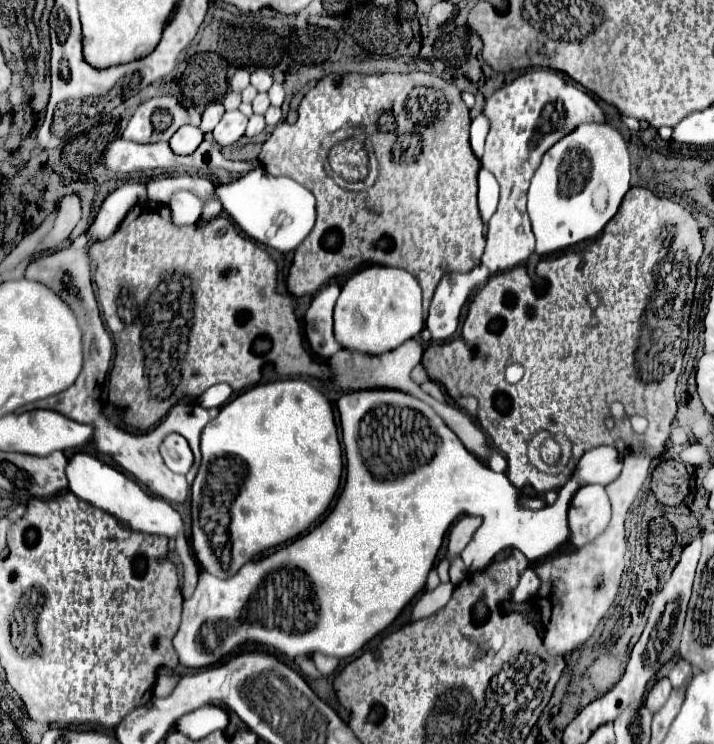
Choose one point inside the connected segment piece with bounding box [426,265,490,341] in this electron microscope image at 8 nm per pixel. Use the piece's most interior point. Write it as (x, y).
(451, 294)

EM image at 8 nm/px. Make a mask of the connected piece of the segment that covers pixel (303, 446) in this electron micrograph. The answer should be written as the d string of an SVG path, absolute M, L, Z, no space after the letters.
M301 378L284 379L274 383L256 385L242 395L238 395L234 401L226 403L218 417L210 421L210 425L202 431L202 455L242 455L250 475L246 477L246 483L242 491L238 493L238 499L234 499L230 509L230 543L232 543L232 561L230 569L218 567L218 559L214 559L210 551L210 539L202 535L202 529L198 527L198 513L194 513L192 519L192 535L190 543L196 551L196 557L204 563L204 567L216 575L216 577L230 577L234 575L244 563L254 559L266 549L272 549L280 543L286 543L288 539L298 537L304 533L330 505L334 499L340 477L342 477L342 447L338 441L338 429L334 423L334 411L328 401L328 397L317 387L312 386L309 380Z

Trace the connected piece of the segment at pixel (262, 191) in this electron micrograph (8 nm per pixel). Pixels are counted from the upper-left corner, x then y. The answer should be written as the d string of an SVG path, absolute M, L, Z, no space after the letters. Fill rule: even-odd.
M256 169L256 171L248 171L244 177L228 183L228 185L218 185L216 189L218 199L222 201L224 211L234 219L234 223L238 223L238 227L254 241L260 241L280 253L290 253L294 249L298 249L298 245L310 235L310 231L314 229L316 223L316 197L300 183L296 183L290 177L272 177L268 175L264 169ZM236 191L244 191L242 199L236 199Z

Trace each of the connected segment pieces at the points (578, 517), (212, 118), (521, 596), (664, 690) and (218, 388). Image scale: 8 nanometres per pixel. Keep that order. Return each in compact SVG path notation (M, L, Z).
M584 485L570 503L570 543L578 549L604 531L610 521L610 501L602 485Z
M210 103L210 105L206 107L206 111L202 113L200 129L202 129L204 133L212 131L212 129L218 125L218 121L222 119L222 115L224 115L224 105L222 105L222 103Z
M528 567L522 573L518 587L514 589L514 603L526 603L526 601L530 601L538 593L538 587L540 587L538 575L534 575L534 569Z
M664 677L664 679L660 679L660 681L654 683L654 687L652 687L652 689L648 691L648 695L646 695L646 705L650 707L652 713L658 711L658 709L666 703L666 699L668 699L668 695L670 695L670 689L672 689L672 685L670 685L668 677Z
M218 383L214 387L210 387L208 391L204 391L204 395L200 397L200 405L210 409L210 407L222 407L232 395L232 389L226 383Z

